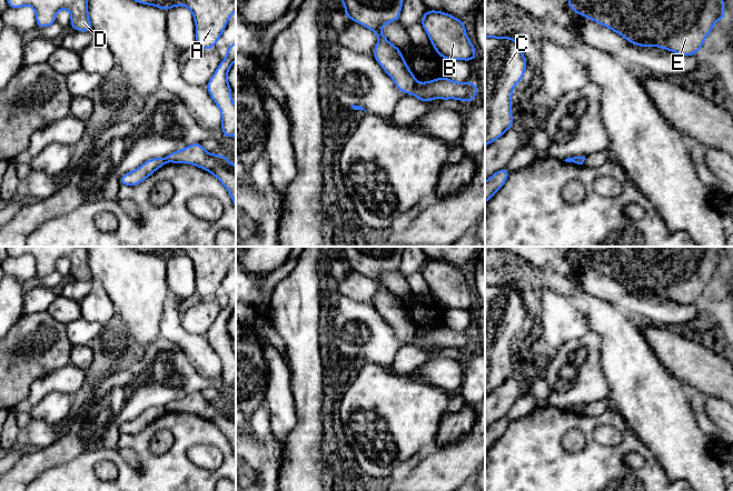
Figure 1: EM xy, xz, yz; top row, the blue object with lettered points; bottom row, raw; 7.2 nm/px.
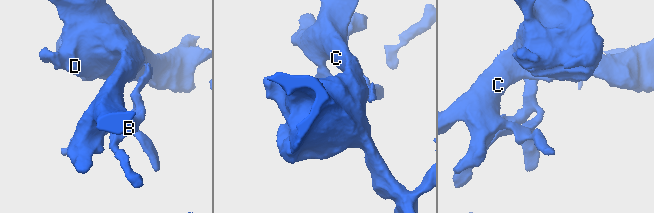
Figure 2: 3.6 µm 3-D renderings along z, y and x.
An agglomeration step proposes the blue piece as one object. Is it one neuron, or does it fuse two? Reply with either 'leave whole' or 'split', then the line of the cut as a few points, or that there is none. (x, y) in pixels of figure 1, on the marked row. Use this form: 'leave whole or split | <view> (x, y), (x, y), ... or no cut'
leave whole | no cut

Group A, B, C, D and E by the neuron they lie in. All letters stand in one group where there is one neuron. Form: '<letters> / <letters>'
A B C D E

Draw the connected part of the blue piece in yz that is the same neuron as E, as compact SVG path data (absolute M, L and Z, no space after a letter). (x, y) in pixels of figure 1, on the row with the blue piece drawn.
M568 0L568 7L641 47L656 46L681 56L694 56L717 20L725 17L723 0Z

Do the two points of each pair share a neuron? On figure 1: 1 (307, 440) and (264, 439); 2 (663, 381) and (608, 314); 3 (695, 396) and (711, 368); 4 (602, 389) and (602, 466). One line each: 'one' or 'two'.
1: two
2: one
3: two
4: two

